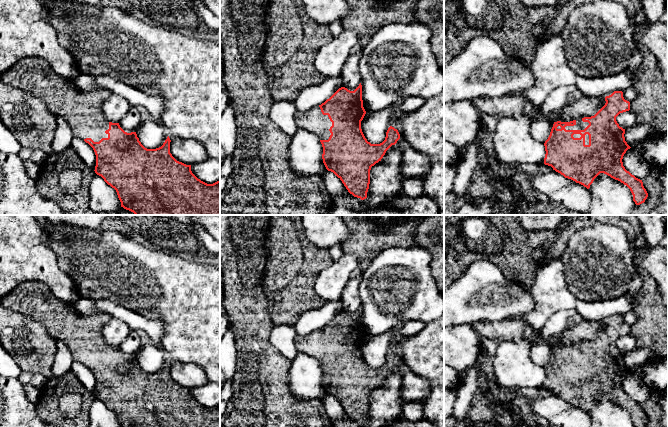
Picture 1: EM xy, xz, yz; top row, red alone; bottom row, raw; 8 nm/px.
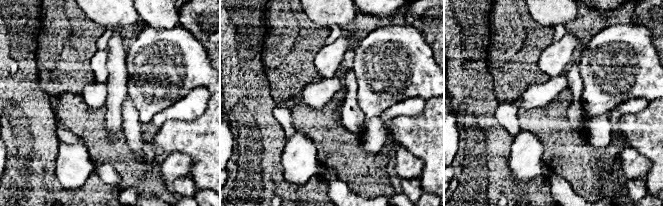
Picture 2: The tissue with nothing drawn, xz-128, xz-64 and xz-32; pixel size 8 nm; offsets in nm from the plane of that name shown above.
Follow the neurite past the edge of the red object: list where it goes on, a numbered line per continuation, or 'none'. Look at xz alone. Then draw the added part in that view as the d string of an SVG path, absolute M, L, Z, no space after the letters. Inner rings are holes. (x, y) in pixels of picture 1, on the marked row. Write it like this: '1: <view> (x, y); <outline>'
1: xz (313, 120); M319 106L310 108L303 114L296 113L296 124L298 128L306 129L316 135L319 140L328 140L332 126L328 115L323 115Z

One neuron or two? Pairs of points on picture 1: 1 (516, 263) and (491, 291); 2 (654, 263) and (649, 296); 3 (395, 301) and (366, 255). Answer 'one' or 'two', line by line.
1: two
2: two
3: two

